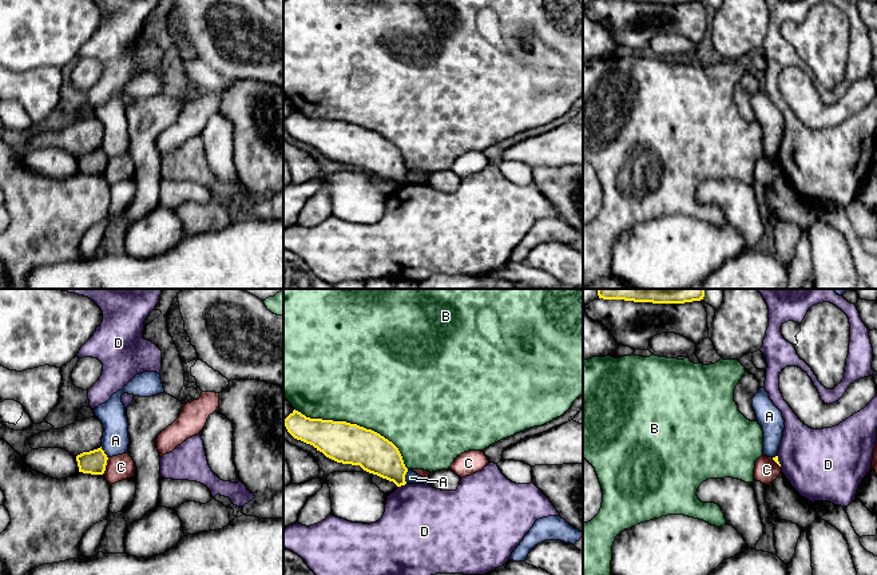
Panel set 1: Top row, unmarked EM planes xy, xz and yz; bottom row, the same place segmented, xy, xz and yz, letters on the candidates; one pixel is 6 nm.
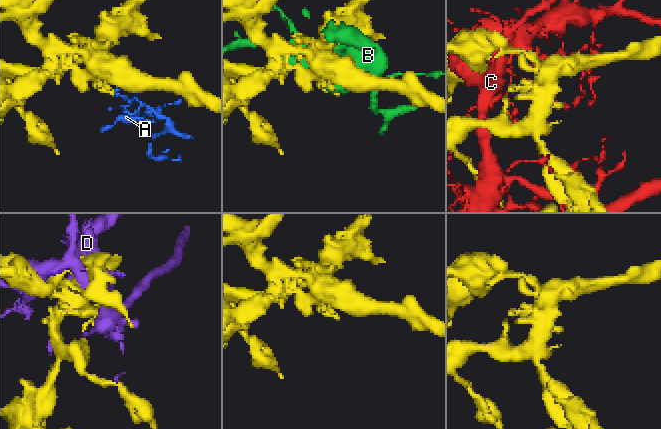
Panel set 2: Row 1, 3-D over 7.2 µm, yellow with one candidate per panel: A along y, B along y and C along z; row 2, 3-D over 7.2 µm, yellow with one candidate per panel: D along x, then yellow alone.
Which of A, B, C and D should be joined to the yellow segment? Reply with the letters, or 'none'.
none

